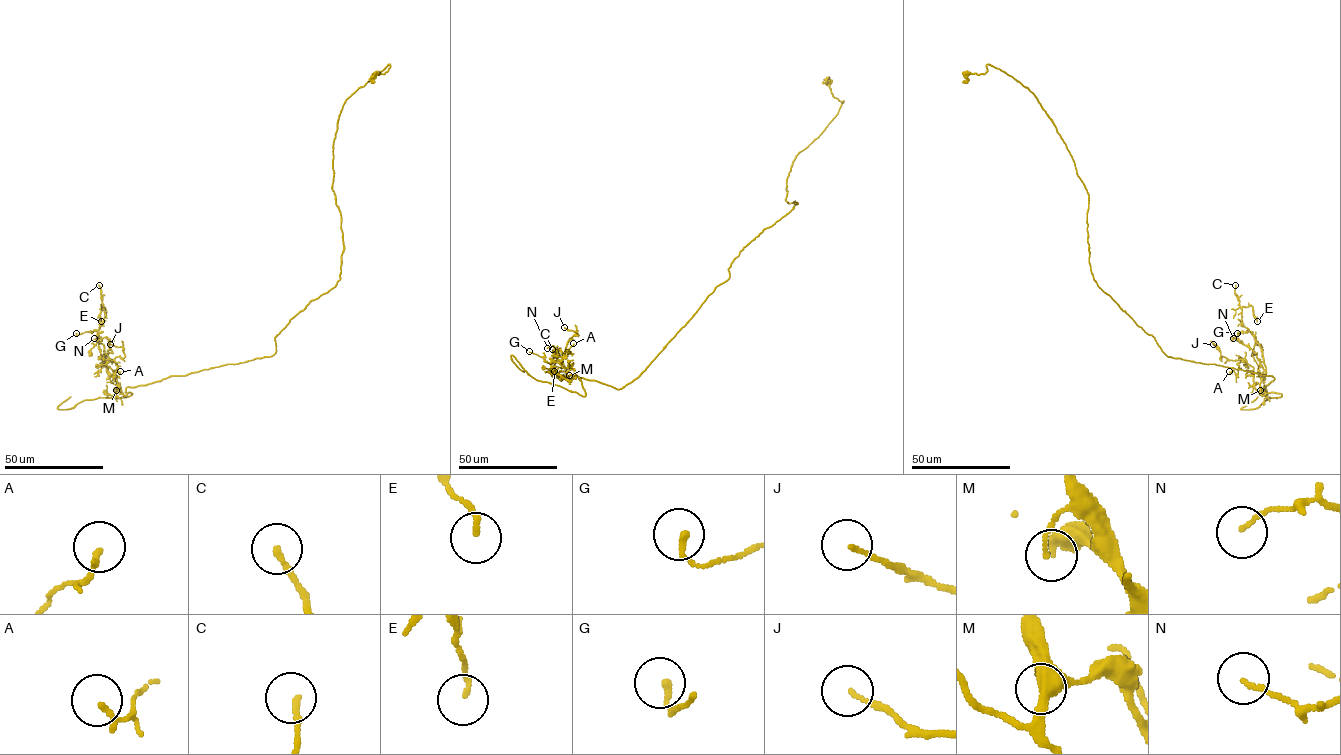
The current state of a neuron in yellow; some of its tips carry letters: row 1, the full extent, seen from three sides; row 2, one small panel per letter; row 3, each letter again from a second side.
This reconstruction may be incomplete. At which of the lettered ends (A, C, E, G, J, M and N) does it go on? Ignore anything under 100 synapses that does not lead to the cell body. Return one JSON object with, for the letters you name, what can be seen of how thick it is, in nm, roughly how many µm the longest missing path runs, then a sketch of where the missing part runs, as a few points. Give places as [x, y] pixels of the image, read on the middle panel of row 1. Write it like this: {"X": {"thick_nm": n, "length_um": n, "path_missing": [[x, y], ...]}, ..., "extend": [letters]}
{"extend": []}

